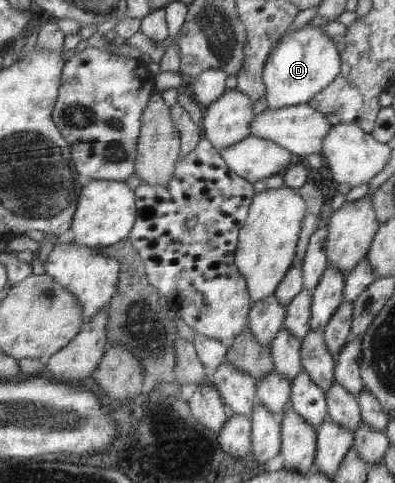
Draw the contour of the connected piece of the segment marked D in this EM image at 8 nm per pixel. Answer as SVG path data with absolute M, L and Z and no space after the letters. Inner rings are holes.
M309 22L290 33L284 33L268 53L262 80L268 109L277 109L298 103L307 103L312 96L320 93L337 76L340 59L334 41L320 27Z

